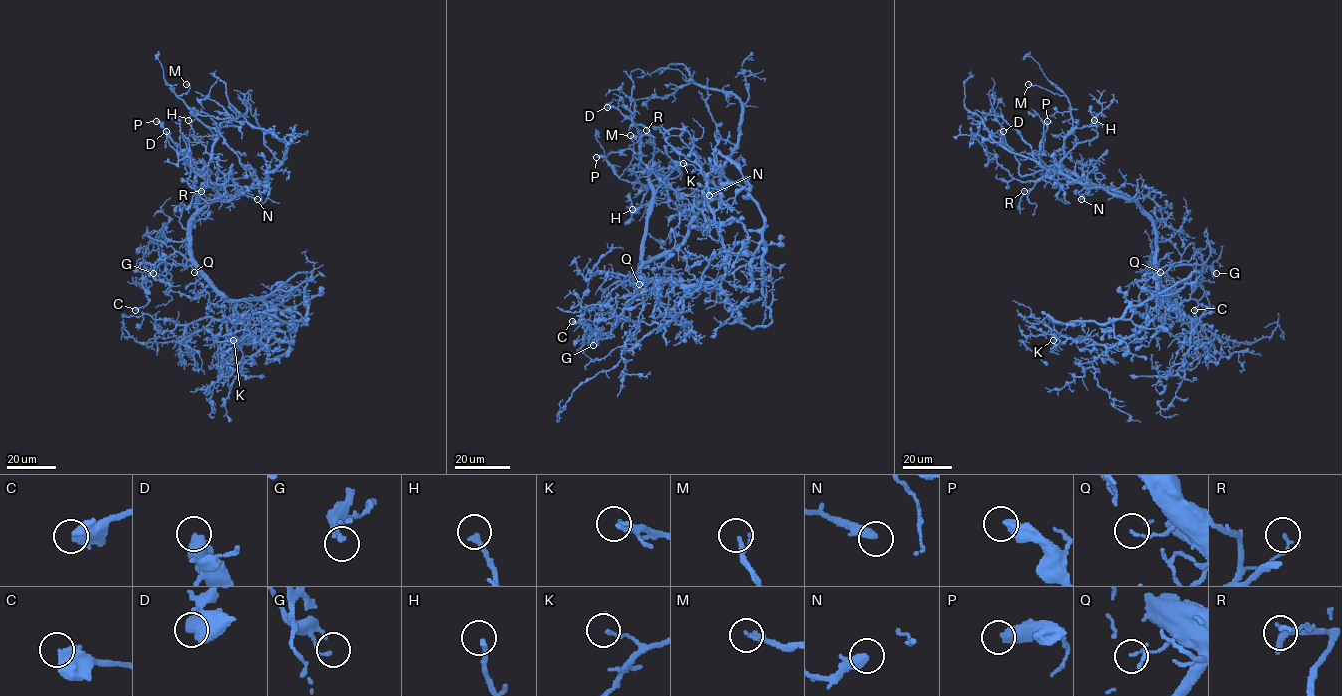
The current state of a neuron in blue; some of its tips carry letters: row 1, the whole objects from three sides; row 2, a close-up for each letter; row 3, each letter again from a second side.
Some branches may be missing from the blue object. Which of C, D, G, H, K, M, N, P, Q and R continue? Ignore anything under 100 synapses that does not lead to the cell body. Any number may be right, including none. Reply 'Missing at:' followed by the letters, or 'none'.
Missing at: none

